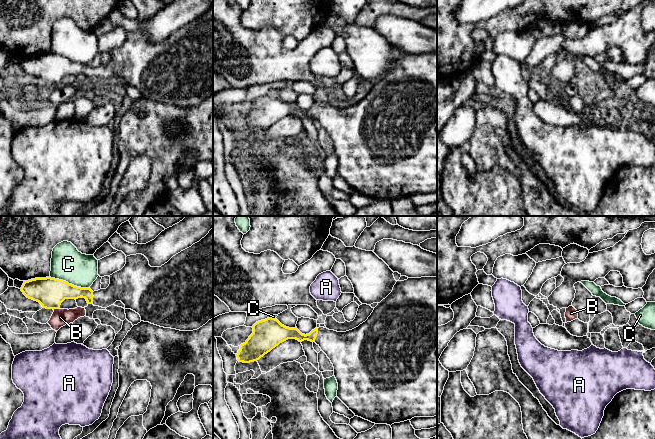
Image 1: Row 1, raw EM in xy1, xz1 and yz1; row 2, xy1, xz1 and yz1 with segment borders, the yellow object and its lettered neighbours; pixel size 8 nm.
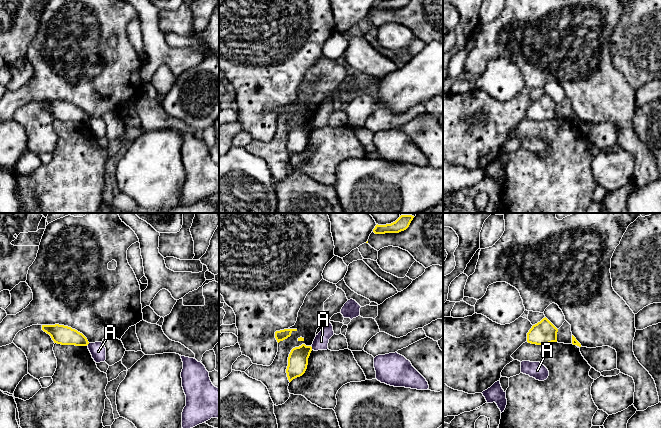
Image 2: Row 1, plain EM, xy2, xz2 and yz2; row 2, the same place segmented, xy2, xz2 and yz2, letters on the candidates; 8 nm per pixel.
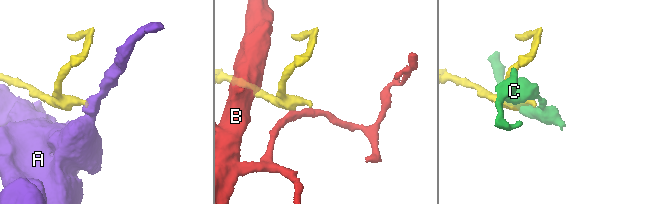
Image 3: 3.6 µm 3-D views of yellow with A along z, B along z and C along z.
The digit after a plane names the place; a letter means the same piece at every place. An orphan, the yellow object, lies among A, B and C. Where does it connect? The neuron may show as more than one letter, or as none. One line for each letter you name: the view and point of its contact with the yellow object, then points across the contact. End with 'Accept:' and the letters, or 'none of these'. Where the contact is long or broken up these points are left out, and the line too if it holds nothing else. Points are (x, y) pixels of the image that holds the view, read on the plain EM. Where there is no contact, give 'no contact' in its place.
Accept: none of these

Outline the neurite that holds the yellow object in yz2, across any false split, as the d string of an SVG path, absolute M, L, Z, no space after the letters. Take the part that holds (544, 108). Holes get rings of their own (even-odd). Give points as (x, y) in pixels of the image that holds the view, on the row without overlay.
M545 93L527 109L527 118L536 121L557 118L558 105Z

